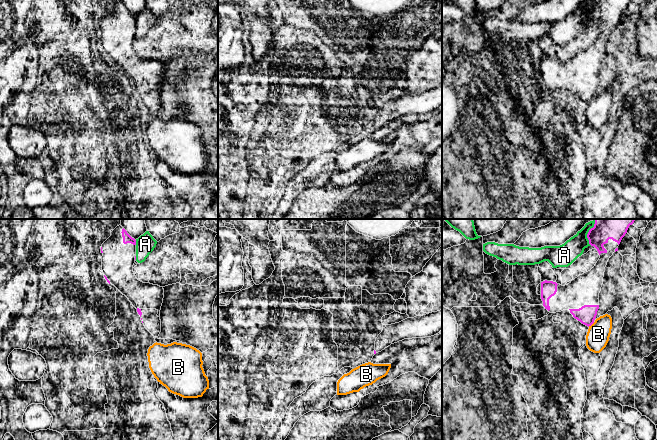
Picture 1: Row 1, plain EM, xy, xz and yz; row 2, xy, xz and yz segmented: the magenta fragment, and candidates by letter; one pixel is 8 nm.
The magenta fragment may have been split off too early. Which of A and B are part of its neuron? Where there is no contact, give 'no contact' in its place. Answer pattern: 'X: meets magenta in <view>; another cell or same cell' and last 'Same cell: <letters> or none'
A: meets magenta in yz; another cell
B: meets magenta in yz; another cell
Same cell: none

